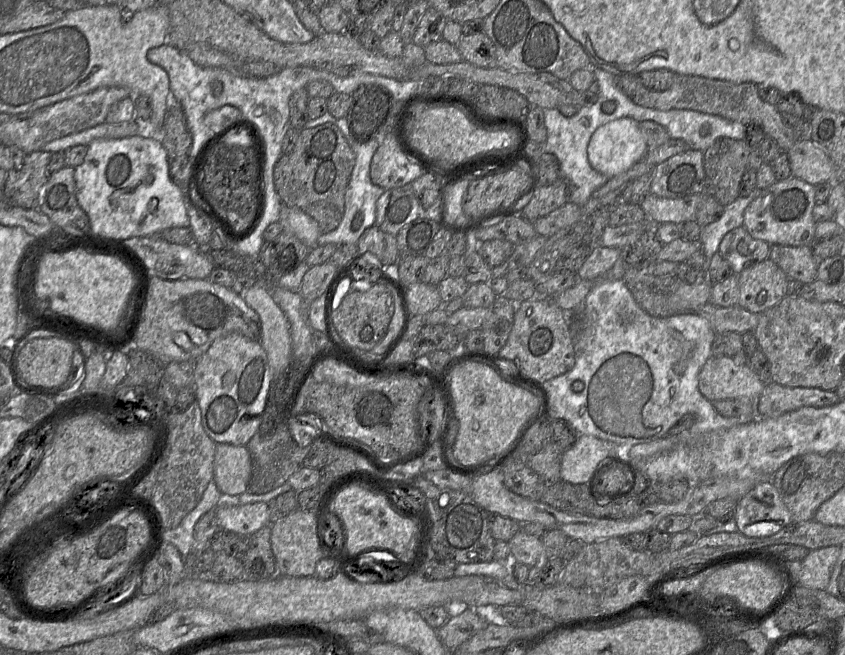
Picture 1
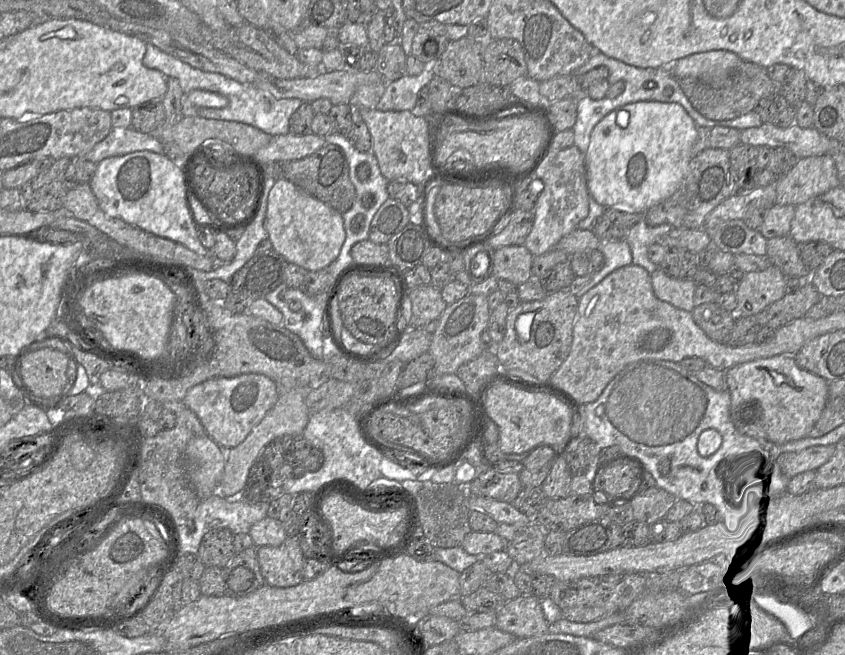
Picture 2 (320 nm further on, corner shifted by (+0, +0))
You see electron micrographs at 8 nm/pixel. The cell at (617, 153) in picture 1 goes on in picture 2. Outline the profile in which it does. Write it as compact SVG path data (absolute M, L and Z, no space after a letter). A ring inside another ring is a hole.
M638 101L616 108L590 135L585 153L588 193L605 208L644 213L678 189L697 137L697 125L679 103Z

